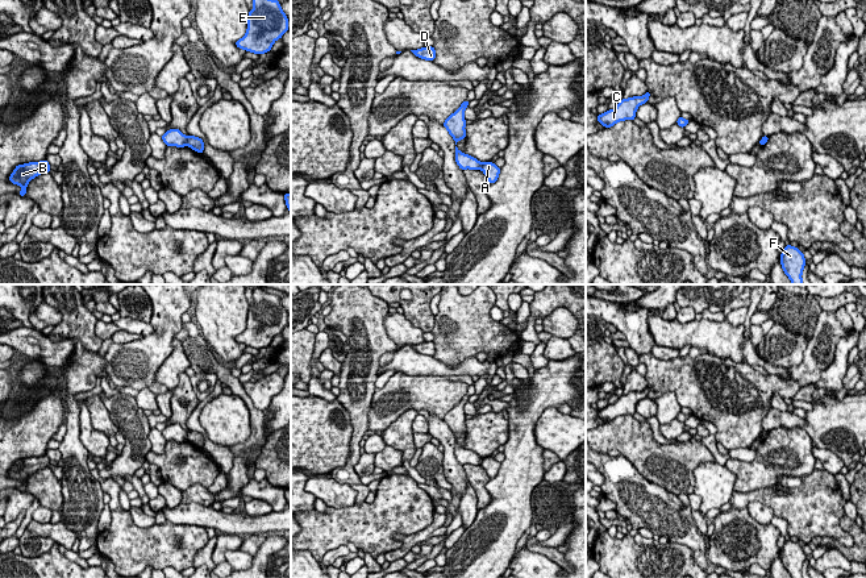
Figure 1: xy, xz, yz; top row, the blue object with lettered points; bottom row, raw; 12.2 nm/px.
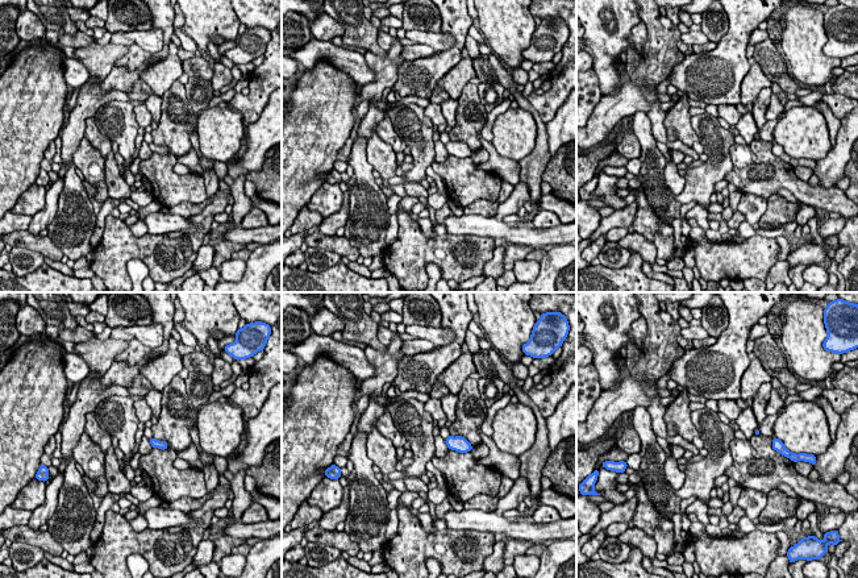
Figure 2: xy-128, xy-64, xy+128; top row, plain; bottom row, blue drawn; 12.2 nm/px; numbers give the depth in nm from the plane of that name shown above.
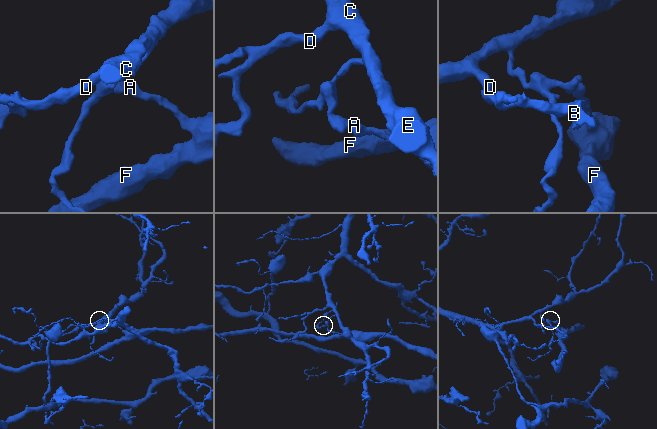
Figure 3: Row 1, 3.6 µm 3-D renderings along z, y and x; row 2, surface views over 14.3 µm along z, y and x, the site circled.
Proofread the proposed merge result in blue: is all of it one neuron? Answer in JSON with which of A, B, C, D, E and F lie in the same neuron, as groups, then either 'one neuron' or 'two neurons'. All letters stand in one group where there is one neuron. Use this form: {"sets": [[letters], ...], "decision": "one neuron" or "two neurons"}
{"sets": [["A", "F"], ["B", "C", "D", "E"]], "decision": "two neurons"}

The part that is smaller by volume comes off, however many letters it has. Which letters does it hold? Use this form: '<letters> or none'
A, F

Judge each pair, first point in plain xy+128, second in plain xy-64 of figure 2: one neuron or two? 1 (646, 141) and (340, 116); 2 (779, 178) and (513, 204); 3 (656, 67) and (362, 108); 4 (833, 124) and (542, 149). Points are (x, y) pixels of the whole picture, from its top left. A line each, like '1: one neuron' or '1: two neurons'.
1: two neurons
2: two neurons
3: two neurons
4: one neuron

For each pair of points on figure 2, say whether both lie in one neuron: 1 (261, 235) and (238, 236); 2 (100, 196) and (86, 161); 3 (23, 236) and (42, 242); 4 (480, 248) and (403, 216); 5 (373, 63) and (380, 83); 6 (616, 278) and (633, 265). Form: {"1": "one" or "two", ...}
{"1": "one", "2": "one", "3": "one", "4": "one", "5": "one", "6": "one"}

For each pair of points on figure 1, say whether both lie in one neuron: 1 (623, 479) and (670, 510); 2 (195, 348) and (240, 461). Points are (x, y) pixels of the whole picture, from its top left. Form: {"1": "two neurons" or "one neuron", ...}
{"1": "one neuron", "2": "two neurons"}

